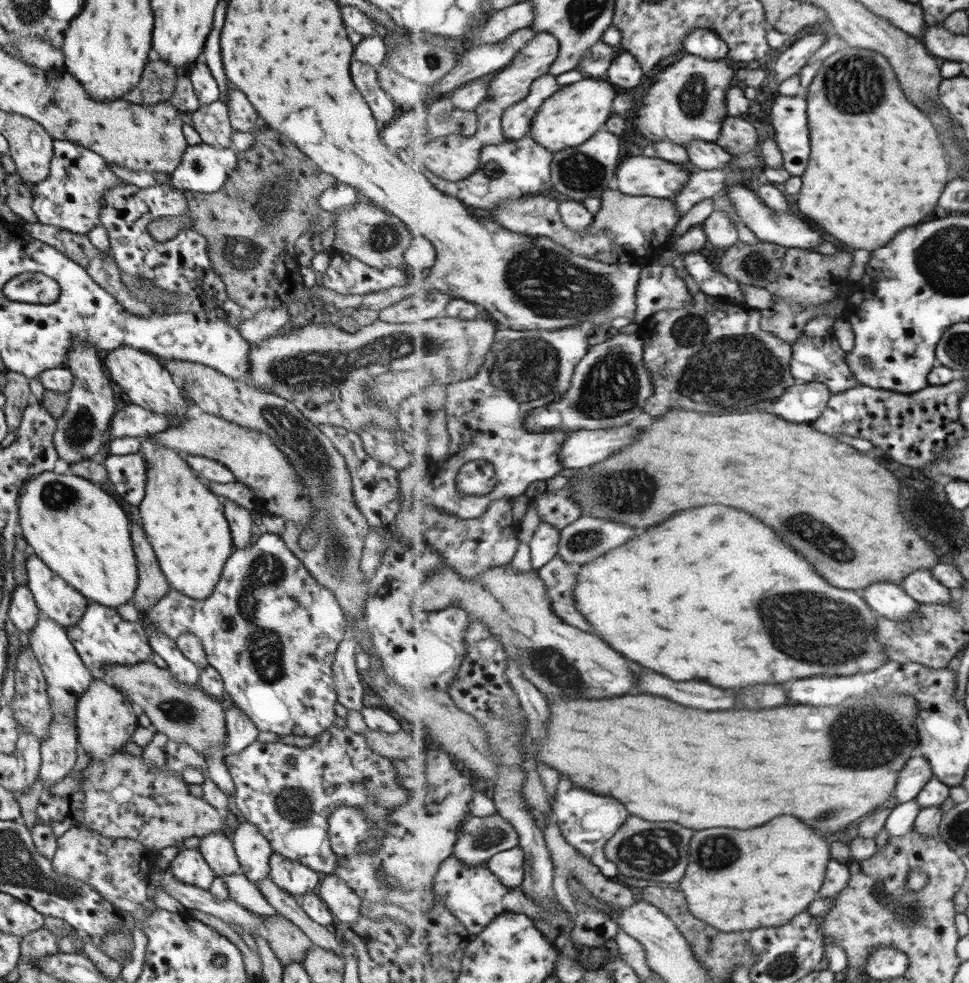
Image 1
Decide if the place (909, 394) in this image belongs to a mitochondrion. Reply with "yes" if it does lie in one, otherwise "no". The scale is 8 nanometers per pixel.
no

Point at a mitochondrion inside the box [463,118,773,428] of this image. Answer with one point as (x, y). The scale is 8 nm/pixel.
(551, 286)

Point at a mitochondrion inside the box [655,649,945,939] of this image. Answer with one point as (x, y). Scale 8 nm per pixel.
(871, 737)

